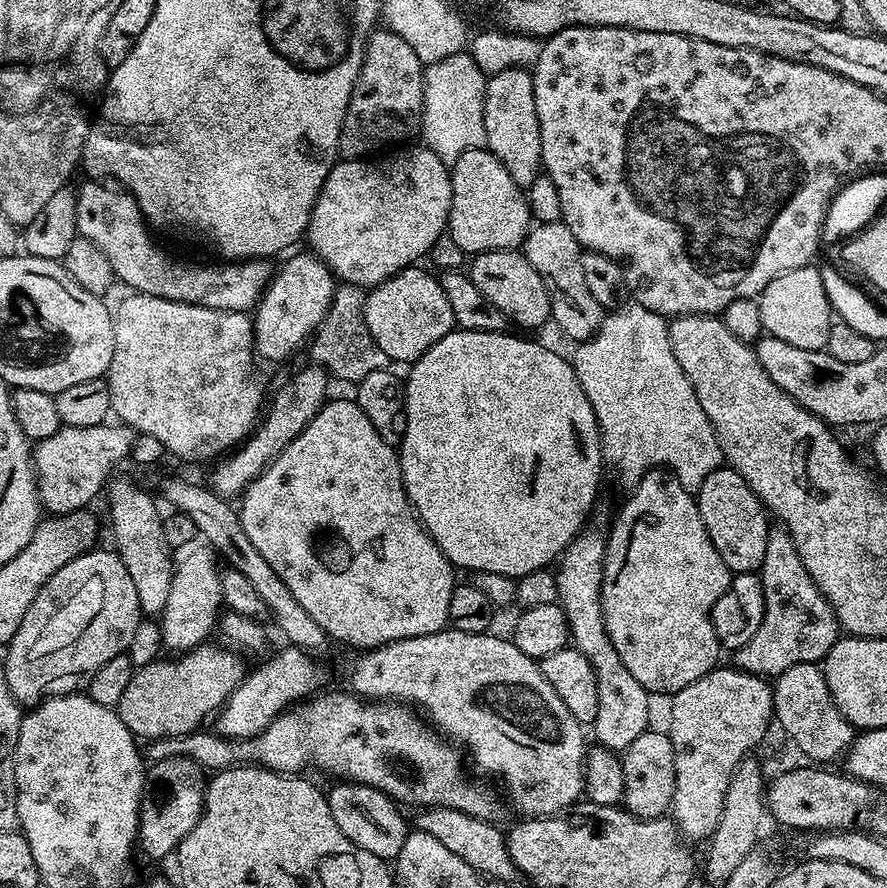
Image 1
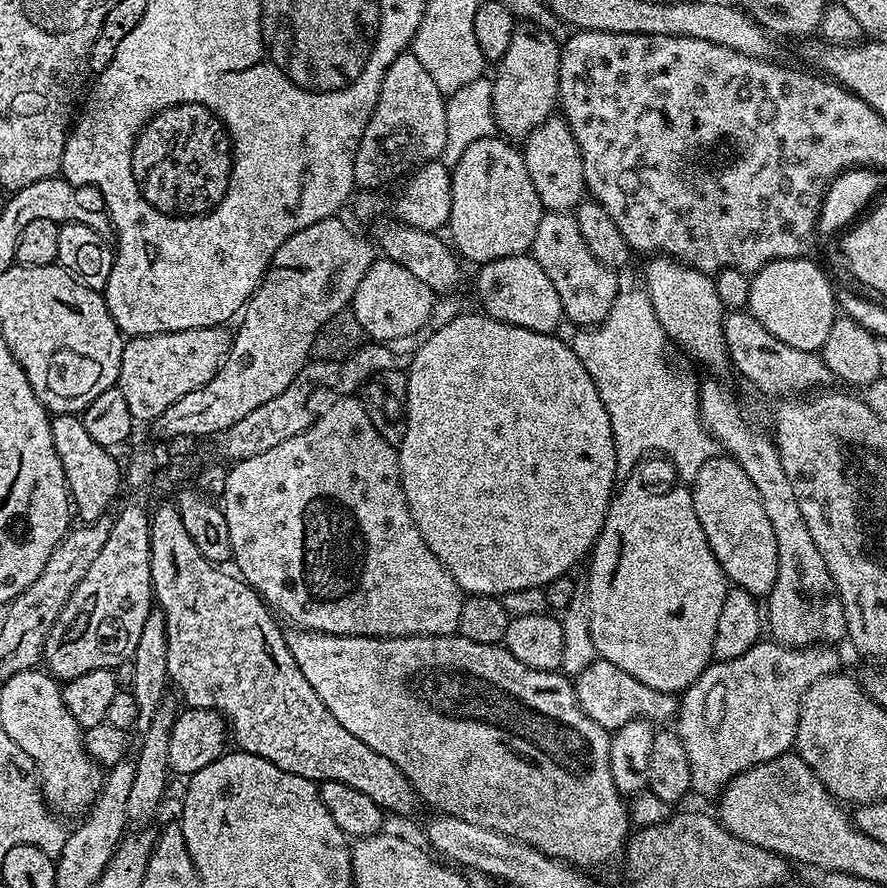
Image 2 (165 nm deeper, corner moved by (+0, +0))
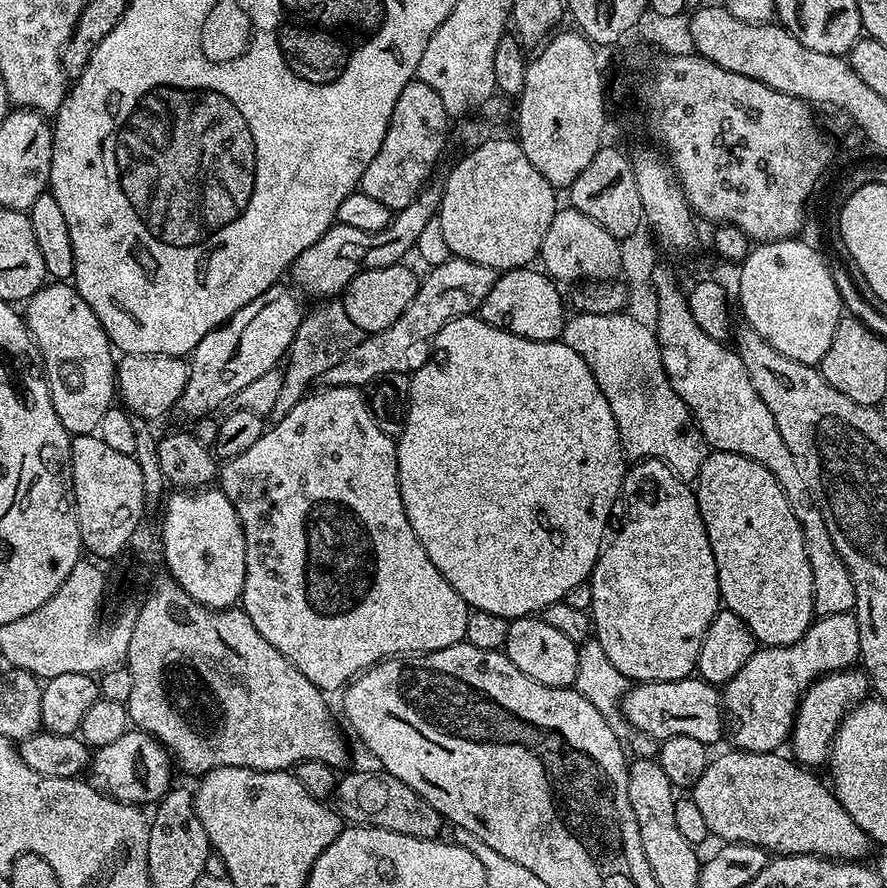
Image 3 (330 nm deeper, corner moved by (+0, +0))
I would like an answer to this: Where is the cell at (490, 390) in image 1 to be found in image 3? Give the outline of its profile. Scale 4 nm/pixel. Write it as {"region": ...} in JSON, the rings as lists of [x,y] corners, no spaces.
{"region":[[[476,314],[446,322],[446,326],[442,326],[432,339],[428,361],[411,373],[410,379],[408,413],[396,440],[396,461],[402,506],[406,510],[406,518],[410,518],[410,526],[414,526],[414,534],[418,534],[418,542],[422,542],[426,554],[430,554],[430,562],[438,566],[438,574],[442,574],[442,578],[458,590],[469,609],[498,614],[510,622],[522,616],[543,613],[546,606],[562,600],[573,586],[585,583],[591,577],[606,540],[604,531],[608,528],[608,515],[615,504],[617,507],[622,496],[626,457],[606,394],[598,390],[598,382],[594,374],[590,374],[590,366],[586,366],[586,362],[582,362],[580,355],[566,346],[563,339],[522,338],[490,326]]]}

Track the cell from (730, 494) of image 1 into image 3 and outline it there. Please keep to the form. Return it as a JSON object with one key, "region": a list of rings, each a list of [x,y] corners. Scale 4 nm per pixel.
{"region":[[[712,450],[705,455],[700,472],[694,481],[694,491],[698,510],[702,514],[702,522],[706,526],[706,534],[710,538],[710,550],[714,550],[714,562],[718,566],[718,586],[720,587],[723,607],[729,612],[738,614],[738,618],[742,618],[742,622],[746,622],[746,626],[752,631],[753,638],[761,645],[777,648],[783,644],[798,642],[798,638],[802,638],[806,634],[806,630],[812,625],[814,619],[814,582],[806,554],[806,542],[802,534],[802,526],[798,522],[798,518],[794,518],[794,510],[790,510],[790,502],[786,498],[782,486],[774,478],[774,474],[770,474],[770,470],[766,470],[766,466],[762,466],[757,460],[751,460],[737,452]]]}

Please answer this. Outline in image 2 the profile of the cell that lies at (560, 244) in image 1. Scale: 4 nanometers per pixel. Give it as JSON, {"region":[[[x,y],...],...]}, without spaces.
{"region":[[[545,211],[538,222],[538,230],[534,234],[530,255],[533,260],[538,262],[538,266],[542,266],[542,270],[546,270],[546,278],[550,278],[554,290],[558,290],[558,298],[562,302],[564,311],[563,319],[567,323],[569,320],[572,324],[580,324],[576,326],[595,326],[604,321],[606,314],[610,314],[610,306],[614,306],[617,296],[622,291],[622,285],[616,281],[617,273],[613,269],[598,262],[598,258],[594,258],[594,254],[590,254],[590,246],[586,246],[586,242],[582,238],[582,230],[578,230],[575,215],[566,212]]]}

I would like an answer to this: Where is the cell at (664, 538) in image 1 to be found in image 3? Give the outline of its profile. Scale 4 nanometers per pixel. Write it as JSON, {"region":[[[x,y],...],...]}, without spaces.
{"region":[[[645,458],[625,471],[622,508],[624,504],[628,513],[616,537],[603,545],[590,577],[594,638],[606,650],[606,658],[632,682],[689,679],[696,672],[700,639],[722,608],[718,566],[714,562],[714,550],[710,550],[710,538],[698,510],[695,491],[673,472],[671,463],[662,461]]]}

